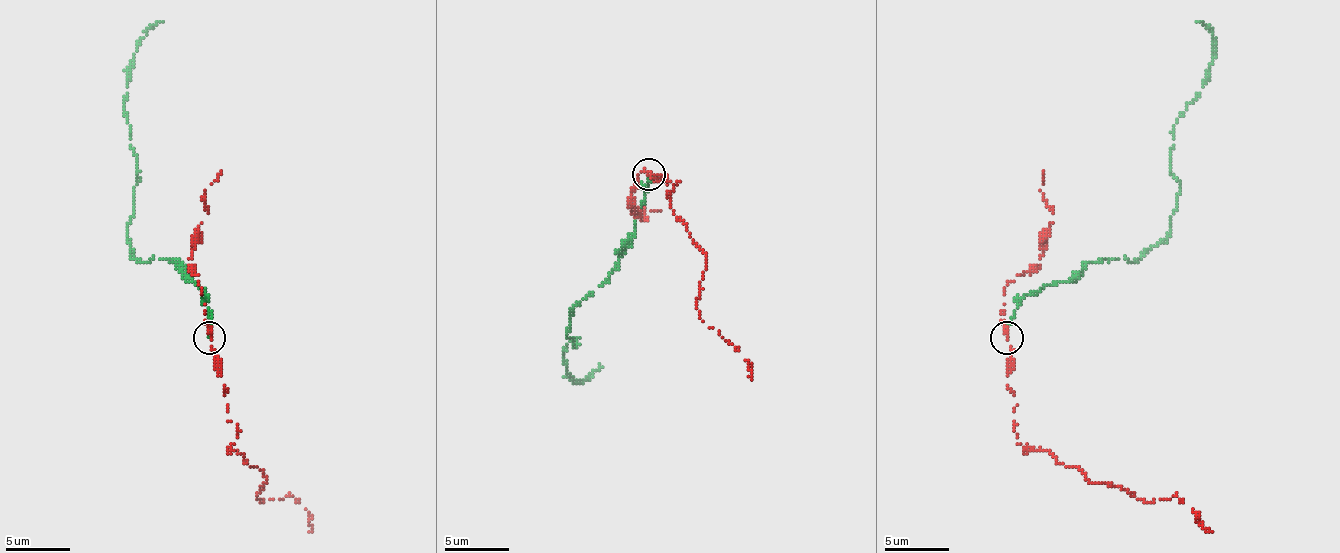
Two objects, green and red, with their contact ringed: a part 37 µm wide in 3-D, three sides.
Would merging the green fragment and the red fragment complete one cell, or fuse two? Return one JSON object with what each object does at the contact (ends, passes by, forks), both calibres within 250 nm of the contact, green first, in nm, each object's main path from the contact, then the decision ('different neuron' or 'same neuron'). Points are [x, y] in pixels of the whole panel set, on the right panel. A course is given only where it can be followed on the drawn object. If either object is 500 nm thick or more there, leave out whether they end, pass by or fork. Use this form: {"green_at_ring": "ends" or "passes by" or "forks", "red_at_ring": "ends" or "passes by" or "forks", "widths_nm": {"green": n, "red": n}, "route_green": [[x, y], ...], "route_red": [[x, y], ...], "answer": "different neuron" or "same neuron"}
{"green_at_ring": "ends", "red_at_ring": "passes by", "widths_nm": {"green": 50, "red": 170}, "route_green": [[1007, 337], [1027, 294], [1089, 262], [1137, 262], [1167, 236], [1173, 125], [1212, 60], [1196, 21]], "route_red": [[1007, 337], [1017, 444], [1046, 450], [1089, 480], [1150, 502], [1176, 496], [1212, 532]], "answer": "different neuron"}

